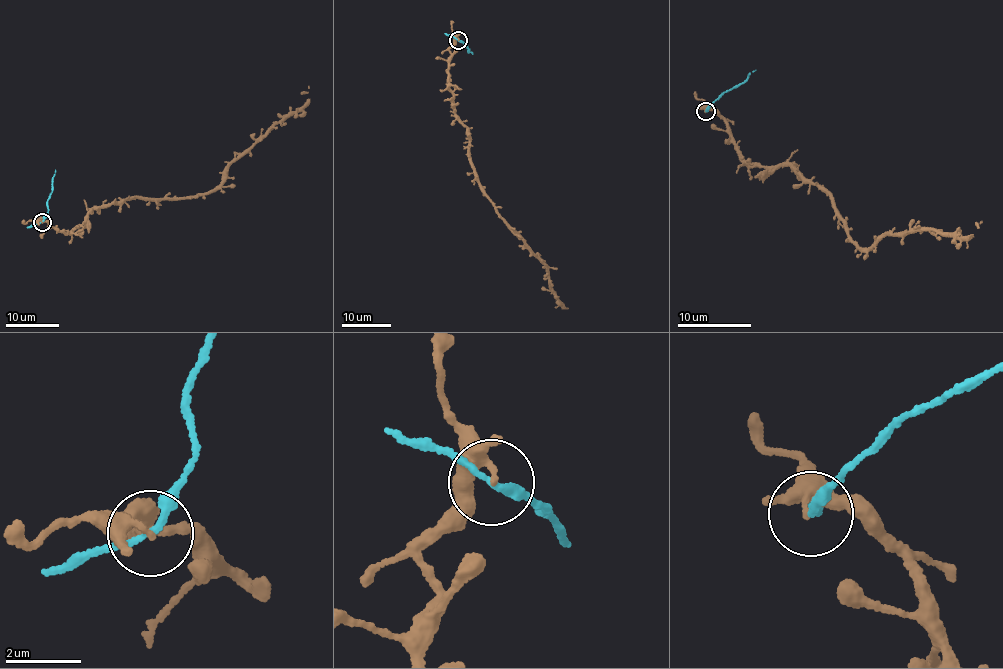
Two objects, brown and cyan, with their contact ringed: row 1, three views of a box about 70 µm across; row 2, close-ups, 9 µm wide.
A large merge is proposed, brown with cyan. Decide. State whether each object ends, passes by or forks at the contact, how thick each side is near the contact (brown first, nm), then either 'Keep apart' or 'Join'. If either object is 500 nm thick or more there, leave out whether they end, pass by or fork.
At the ring brown ends. At the ring cyan passes by. Thickness 240 nm (brown) against 180 nm. Keep apart

